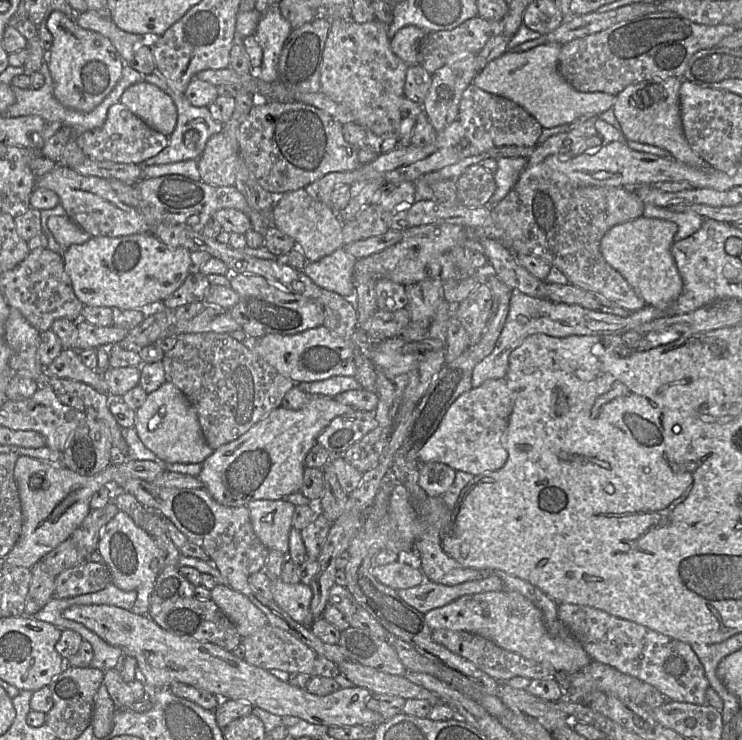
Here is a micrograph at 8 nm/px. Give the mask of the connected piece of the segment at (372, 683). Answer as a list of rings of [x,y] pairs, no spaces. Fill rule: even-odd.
[[[350,660],[339,663],[338,669],[355,686],[366,688],[372,694],[388,694],[404,700],[426,700],[433,706],[441,703],[434,692],[410,682],[404,676],[388,674]]]

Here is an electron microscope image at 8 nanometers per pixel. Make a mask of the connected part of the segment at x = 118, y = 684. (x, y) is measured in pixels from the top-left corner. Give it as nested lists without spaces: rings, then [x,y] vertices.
[[[117,668],[104,671],[103,683],[116,708],[124,708],[147,698],[146,685],[138,679],[125,682]]]

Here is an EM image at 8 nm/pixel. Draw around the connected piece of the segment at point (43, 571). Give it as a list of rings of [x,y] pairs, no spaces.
[[[43,560],[32,567],[32,580],[26,599],[25,613],[34,615],[54,598],[56,577],[47,569]]]

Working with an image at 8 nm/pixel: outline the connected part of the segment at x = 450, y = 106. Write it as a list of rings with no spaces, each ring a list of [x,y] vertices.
[[[462,52],[435,71],[422,106],[429,123],[441,131],[457,117],[464,90],[479,72],[475,54]]]

